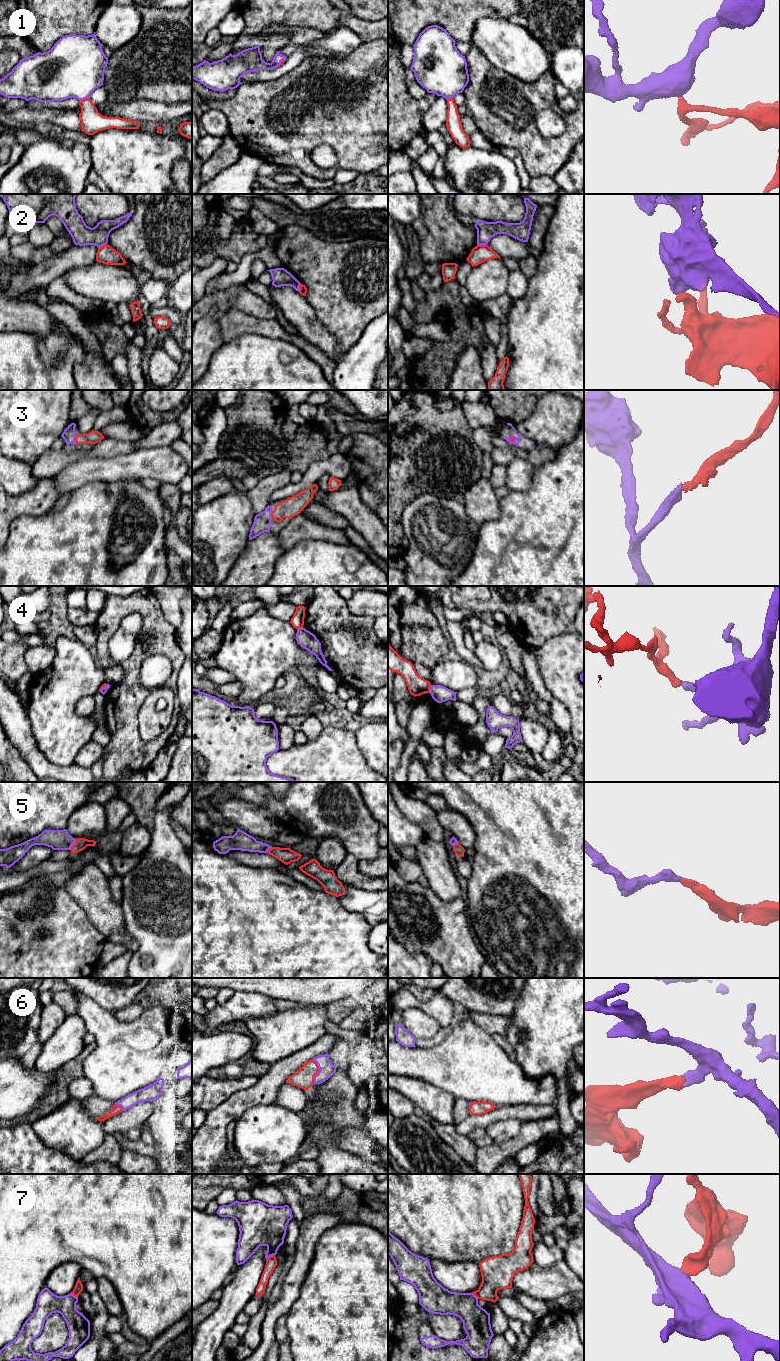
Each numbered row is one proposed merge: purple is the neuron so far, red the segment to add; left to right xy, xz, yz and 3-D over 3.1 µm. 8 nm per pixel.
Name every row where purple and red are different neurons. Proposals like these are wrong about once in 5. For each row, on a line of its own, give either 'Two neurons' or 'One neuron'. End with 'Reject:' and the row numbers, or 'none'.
1: One neuron
2: Two neurons
3: One neuron
4: Two neurons
5: One neuron
6: One neuron
7: Two neurons
Reject: 2, 4, 7

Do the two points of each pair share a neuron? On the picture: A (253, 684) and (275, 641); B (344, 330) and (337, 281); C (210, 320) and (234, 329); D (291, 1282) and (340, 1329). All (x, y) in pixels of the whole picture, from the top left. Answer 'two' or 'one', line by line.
A: one
B: one
C: two
D: two

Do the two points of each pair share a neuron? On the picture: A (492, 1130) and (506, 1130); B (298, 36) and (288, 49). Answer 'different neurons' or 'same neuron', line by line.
A: same neuron
B: different neurons

